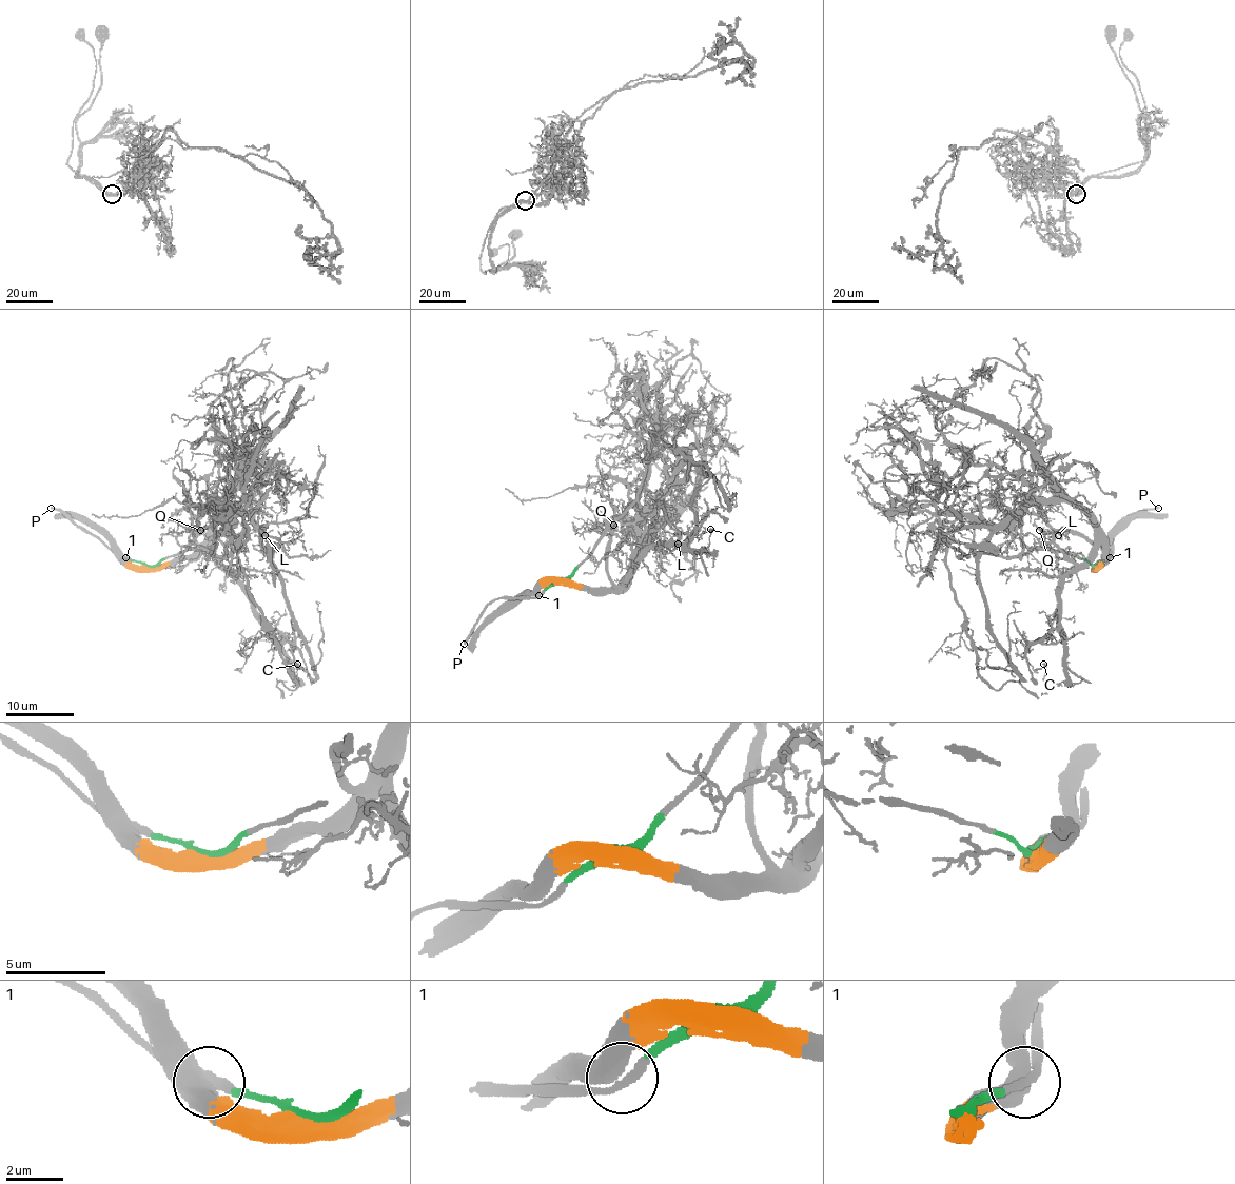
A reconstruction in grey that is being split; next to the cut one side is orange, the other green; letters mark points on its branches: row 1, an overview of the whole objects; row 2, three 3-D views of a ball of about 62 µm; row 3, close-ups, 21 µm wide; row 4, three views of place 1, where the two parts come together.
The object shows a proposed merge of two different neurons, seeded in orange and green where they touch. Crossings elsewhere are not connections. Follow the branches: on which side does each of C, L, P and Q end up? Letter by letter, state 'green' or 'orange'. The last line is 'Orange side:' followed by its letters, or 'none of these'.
C: orange
L: orange
P: green
Q: orange
Orange side: C, L, Q

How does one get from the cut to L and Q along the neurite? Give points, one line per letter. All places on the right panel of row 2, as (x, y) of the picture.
L: (1095, 565), (1102, 558), (1100, 545), (1081, 564), (1075, 564), (1055, 541), (1058, 533), (1064, 529), (1058, 534)
Q: (1095, 565), (1102, 558), (1100, 546), (1078, 534), (1055, 531), (1041, 517), (1034, 525), (1039, 529)

